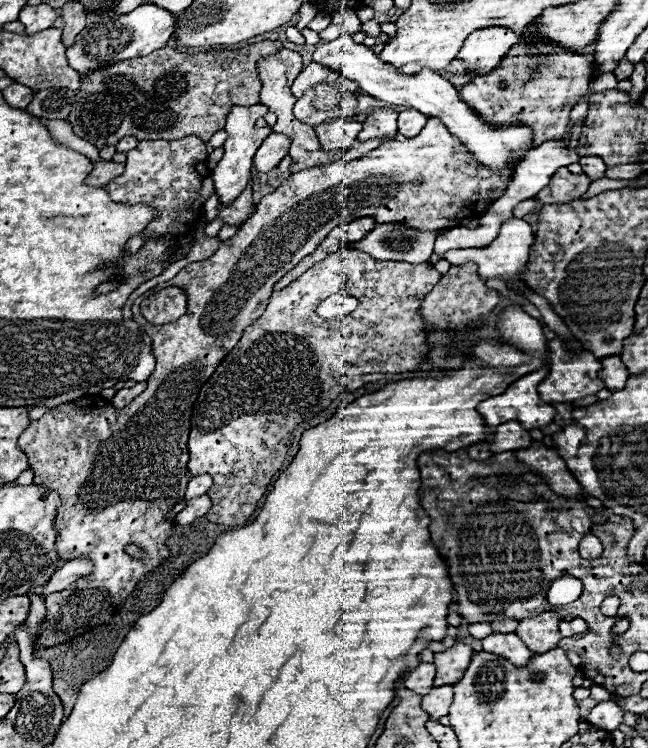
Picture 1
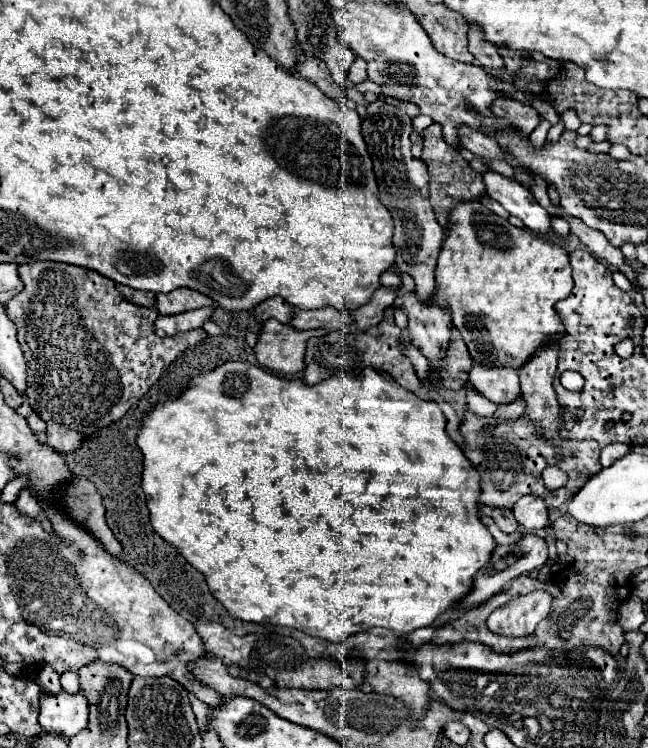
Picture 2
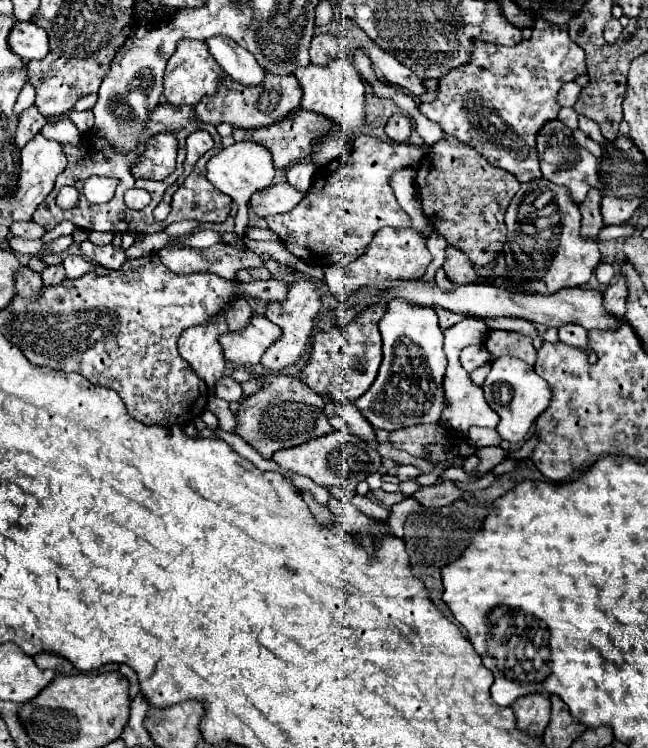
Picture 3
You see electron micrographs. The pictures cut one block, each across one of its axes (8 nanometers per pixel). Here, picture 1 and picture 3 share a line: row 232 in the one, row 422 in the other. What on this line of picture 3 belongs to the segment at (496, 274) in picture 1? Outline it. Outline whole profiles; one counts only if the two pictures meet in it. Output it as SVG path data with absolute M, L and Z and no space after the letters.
M502 356L492 364L492 370L482 384L482 390L490 408L500 416L496 430L506 442L524 440L528 436L532 422L548 408L552 398L552 390L548 388L548 382L540 378L530 364L510 356Z

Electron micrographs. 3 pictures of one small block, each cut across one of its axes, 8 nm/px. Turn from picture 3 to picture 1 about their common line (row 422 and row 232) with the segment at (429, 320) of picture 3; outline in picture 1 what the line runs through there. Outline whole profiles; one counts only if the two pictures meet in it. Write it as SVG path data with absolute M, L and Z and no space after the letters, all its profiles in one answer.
M376 224L354 248L380 260L428 264L434 240L434 232L418 232L404 224Z

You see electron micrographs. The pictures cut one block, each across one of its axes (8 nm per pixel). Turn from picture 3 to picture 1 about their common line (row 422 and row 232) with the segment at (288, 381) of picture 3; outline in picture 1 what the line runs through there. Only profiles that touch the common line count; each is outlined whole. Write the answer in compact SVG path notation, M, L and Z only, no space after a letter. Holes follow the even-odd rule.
M428 118L426 122L428 130L422 130L418 136L414 138L408 138L404 142L398 142L398 140L390 140L390 142L384 142L378 150L372 150L370 154L366 154L364 158L358 158L358 160L338 160L338 162L332 162L332 164L326 164L326 166L316 166L316 168L308 168L308 170L302 170L302 172L296 172L292 174L288 180L284 180L272 194L264 196L260 200L260 204L256 206L258 210L252 214L252 218L248 218L238 234L234 234L232 238L224 240L220 244L220 248L208 258L208 260L202 260L202 262L194 262L194 264L188 264L186 268L182 268L170 282L164 282L164 284L158 284L150 288L149 291L138 296L132 304L132 318L136 322L140 322L140 326L150 334L152 338L152 348L154 348L154 358L156 358L156 370L152 372L152 376L148 378L148 388L136 396L128 406L124 406L122 410L114 408L110 402L96 402L96 396L88 396L84 400L78 400L78 402L70 402L70 404L62 404L60 408L52 410L52 412L46 412L40 420L32 420L30 426L20 434L18 438L18 446L20 450L24 450L24 454L28 456L28 464L30 464L30 470L36 474L34 476L34 484L38 486L48 486L50 490L56 490L62 498L62 506L58 510L58 538L56 538L56 550L60 554L62 560L72 560L72 558L78 558L78 556L88 556L92 562L94 562L94 572L80 578L76 584L68 586L66 590L62 592L56 592L56 594L48 594L44 596L44 604L46 604L46 618L44 618L44 630L42 630L42 636L36 640L36 648L48 648L48 646L56 646L60 642L68 642L70 638L74 636L80 636L88 630L92 630L94 626L98 624L104 624L108 622L108 618L114 614L114 610L124 602L124 598L128 594L132 594L132 590L136 588L136 584L140 580L144 580L144 576L154 570L156 566L160 566L162 560L168 558L168 548L166 548L166 540L168 536L172 534L172 526L160 526L164 522L164 516L168 510L172 510L176 504L184 502L184 492L186 492L186 484L190 480L190 474L186 470L186 464L188 464L188 432L190 432L190 416L192 416L192 406L194 406L194 400L198 398L198 392L200 392L200 386L214 374L216 366L224 360L224 356L238 344L238 340L242 338L242 332L246 326L250 326L252 322L256 322L266 306L268 306L268 298L274 290L274 284L286 274L290 272L302 258L306 258L308 254L312 254L320 242L334 230L338 228L340 224L346 224L346 222L352 222L354 218L364 218L364 216L374 216L378 222L404 222L408 226L412 226L414 230L432 230L432 232L440 232L440 230L446 230L446 228L452 228L452 226L458 226L460 220L466 220L466 218L480 218L480 214L484 214L484 210L504 194L506 186L510 184L513 179L514 172L510 168L506 168L500 174L492 174L492 170L488 170L486 166L480 166L480 162L476 162L476 158L472 158L472 154L464 148L464 144L452 136L448 132L448 128L438 120L438 118ZM499 189L499 194L492 194L492 190ZM166 286L178 286L182 288L186 294L188 294L188 304L186 304L186 314L182 318L178 318L176 322L170 322L170 324L150 324L146 322L144 318L140 318L140 302L146 299L148 295L151 295L166 288ZM130 544L136 544L144 550L144 558L132 558L130 554L126 554L126 546ZM102 546L102 550L100 550ZM98 548L98 552L96 552ZM102 552L102 556L100 556Z

